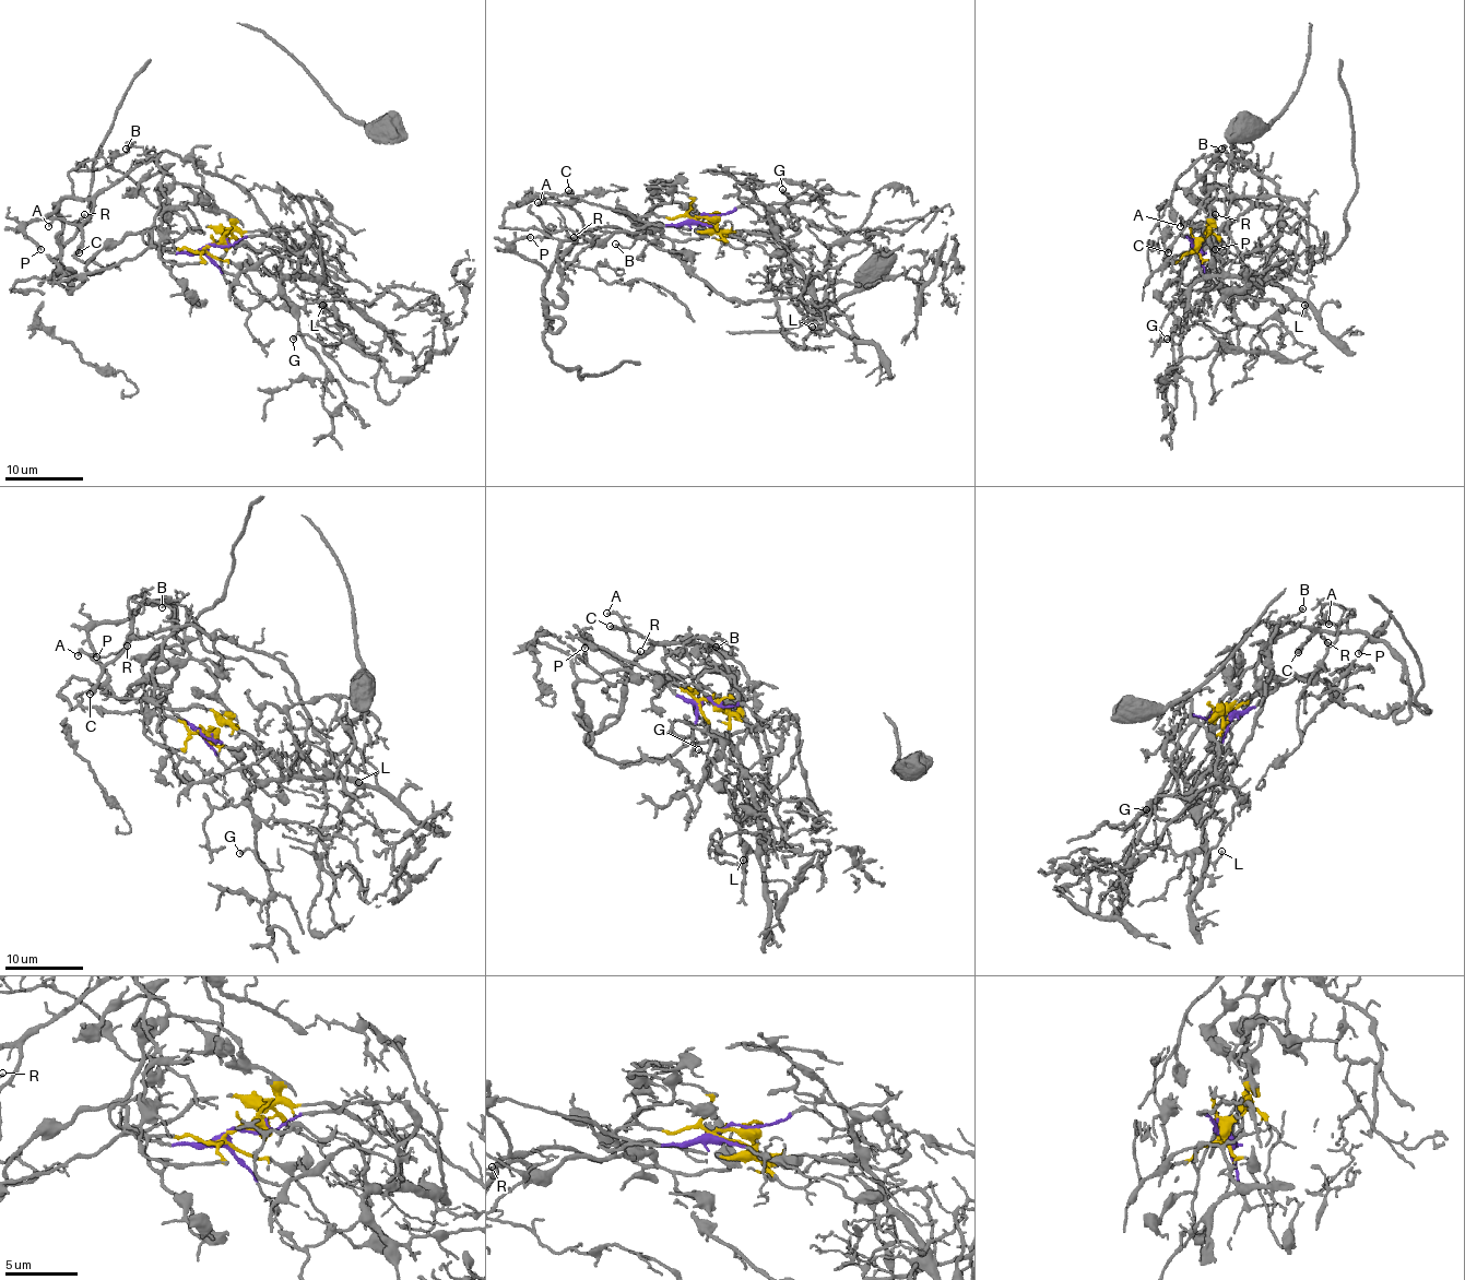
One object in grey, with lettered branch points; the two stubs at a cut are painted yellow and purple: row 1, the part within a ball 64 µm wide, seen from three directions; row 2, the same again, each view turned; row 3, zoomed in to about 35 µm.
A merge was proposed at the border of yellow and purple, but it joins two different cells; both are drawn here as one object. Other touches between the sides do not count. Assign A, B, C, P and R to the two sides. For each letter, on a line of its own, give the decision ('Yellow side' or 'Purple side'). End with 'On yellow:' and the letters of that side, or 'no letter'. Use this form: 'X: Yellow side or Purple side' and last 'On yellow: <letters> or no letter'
A: Yellow side
B: Yellow side
C: Yellow side
P: Yellow side
R: Yellow side
On yellow: A, B, C, P, R

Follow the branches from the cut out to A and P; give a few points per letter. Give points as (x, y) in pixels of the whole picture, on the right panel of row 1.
A: (1194, 245), (1205, 235), (1217, 188), (1231, 192), (1229, 156), (1224, 151), (1205, 173), (1207, 198), (1180, 225)
P: (1194, 245), (1217, 188), (1231, 192), (1224, 151), (1205, 192), (1251, 203), (1215, 249)

